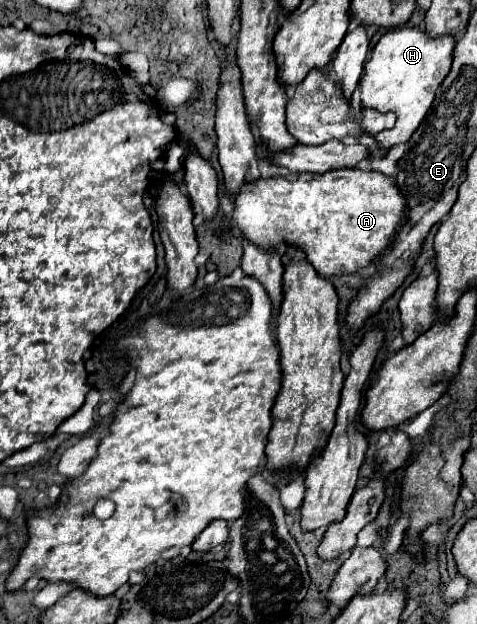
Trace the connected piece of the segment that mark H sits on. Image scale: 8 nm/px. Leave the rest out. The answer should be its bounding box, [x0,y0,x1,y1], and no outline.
[361,26,455,148]

